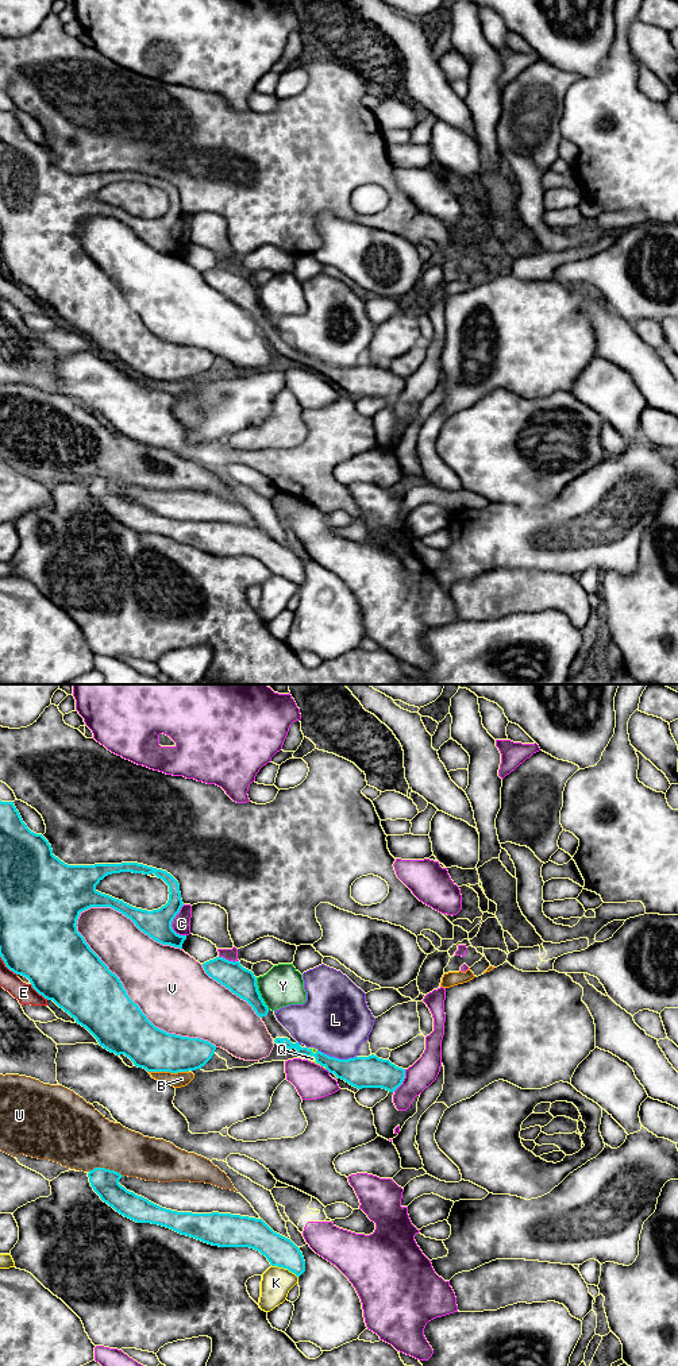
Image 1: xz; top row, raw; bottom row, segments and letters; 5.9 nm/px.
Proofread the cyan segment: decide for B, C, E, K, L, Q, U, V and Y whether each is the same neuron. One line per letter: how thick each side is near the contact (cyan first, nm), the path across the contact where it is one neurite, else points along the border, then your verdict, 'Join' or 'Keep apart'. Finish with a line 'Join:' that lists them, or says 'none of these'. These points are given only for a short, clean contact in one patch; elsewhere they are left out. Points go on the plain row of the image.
B: Thickness 260 nm (cyan) against 90 nm. Keep apart
C: Thickness 170 nm (cyan) against 110 nm. Keep apart
E: Thickness 420 nm (cyan) against 110 nm. Keep apart
K: Thickness 180 nm (cyan) against 180 nm. Keep apart
L: Thickness 190 nm (cyan) against 420 nm. Keep apart
Q: Thickness 160 nm (cyan) against 40 nm. Join
U: Thickness 160 nm (cyan) against 380 nm. Keep apart
V: Thickness 360 nm (cyan) against 440 nm. Keep apart
Y: Thickness 160 nm (cyan) against 240 nm. Keep apart
Join: Q

